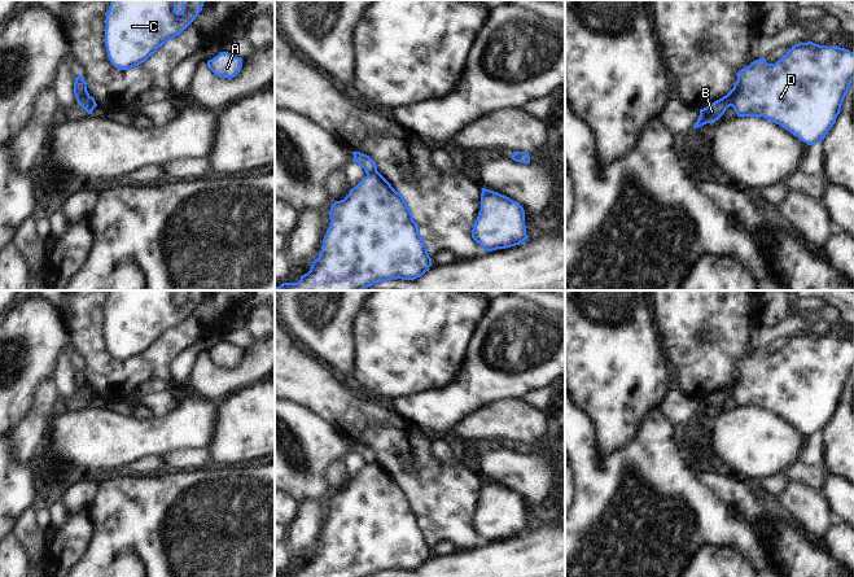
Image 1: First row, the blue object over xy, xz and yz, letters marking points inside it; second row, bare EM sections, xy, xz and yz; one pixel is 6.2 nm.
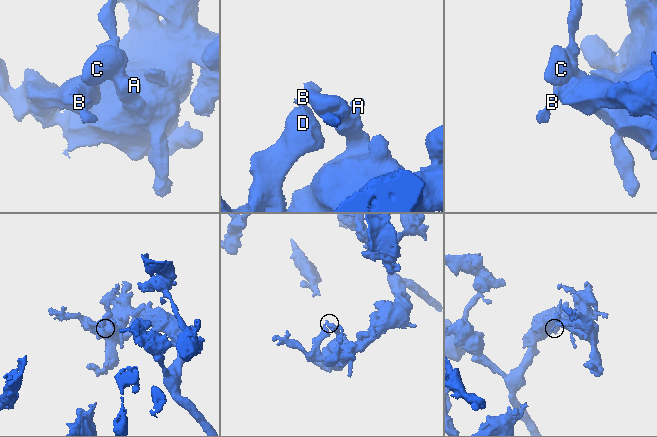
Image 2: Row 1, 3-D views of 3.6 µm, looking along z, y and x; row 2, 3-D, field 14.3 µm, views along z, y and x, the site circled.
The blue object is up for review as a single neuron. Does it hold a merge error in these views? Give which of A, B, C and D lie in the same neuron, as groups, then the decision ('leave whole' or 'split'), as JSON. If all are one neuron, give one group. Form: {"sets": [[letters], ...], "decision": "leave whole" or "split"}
{"sets": [["A", "C", "D"], ["B"]], "decision": "split"}

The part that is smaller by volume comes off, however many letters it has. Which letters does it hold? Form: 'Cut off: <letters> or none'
Cut off: B

